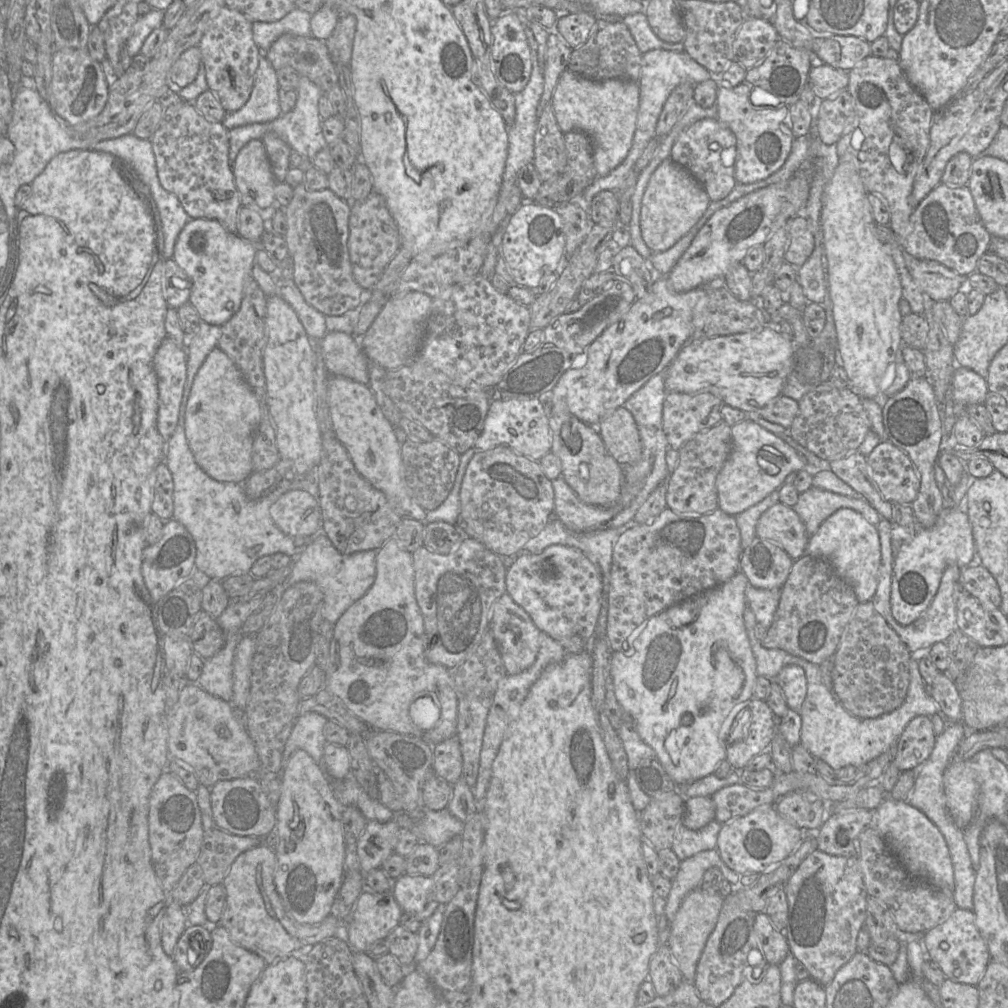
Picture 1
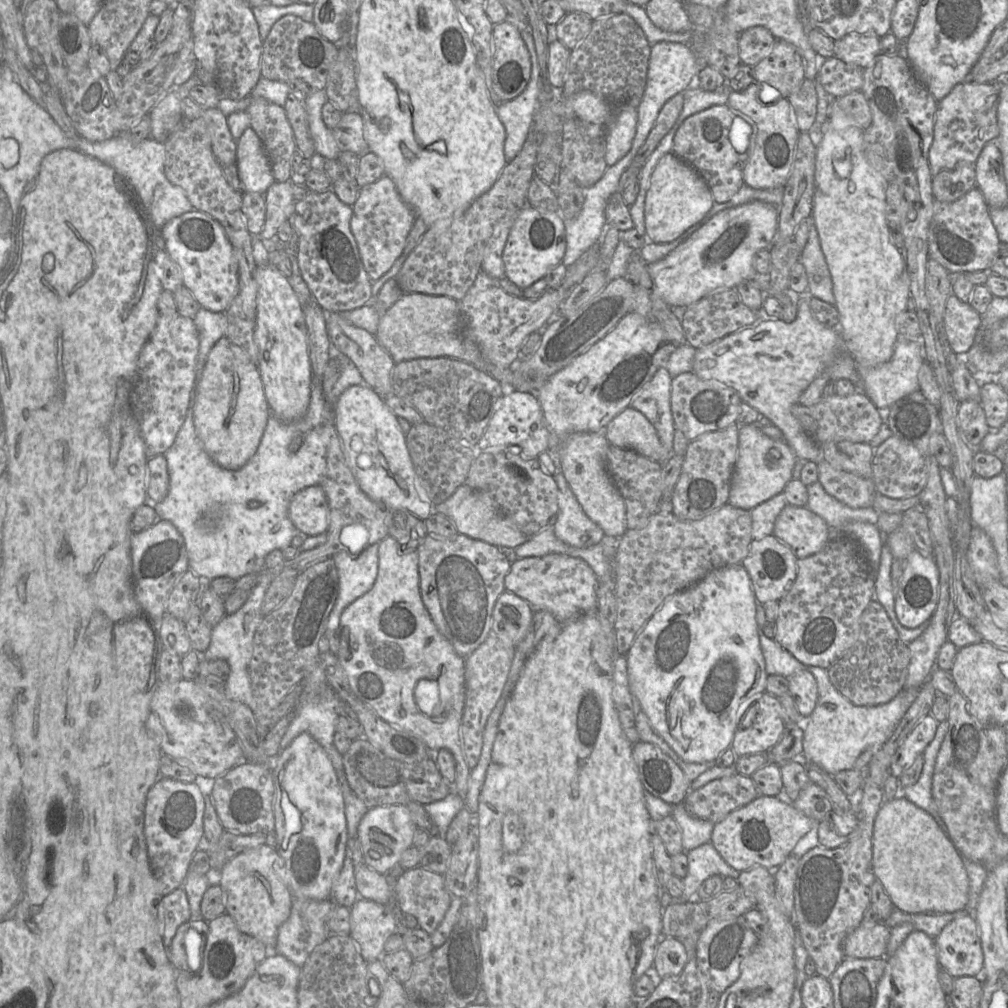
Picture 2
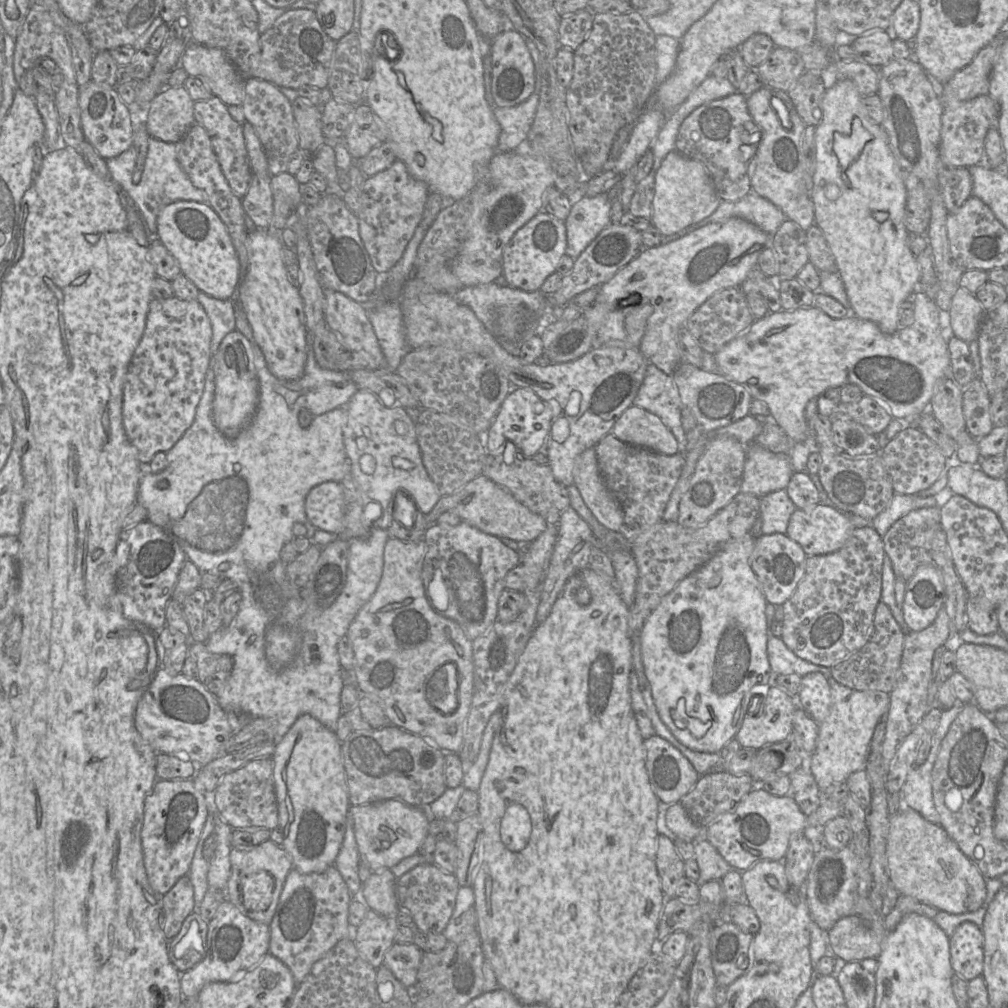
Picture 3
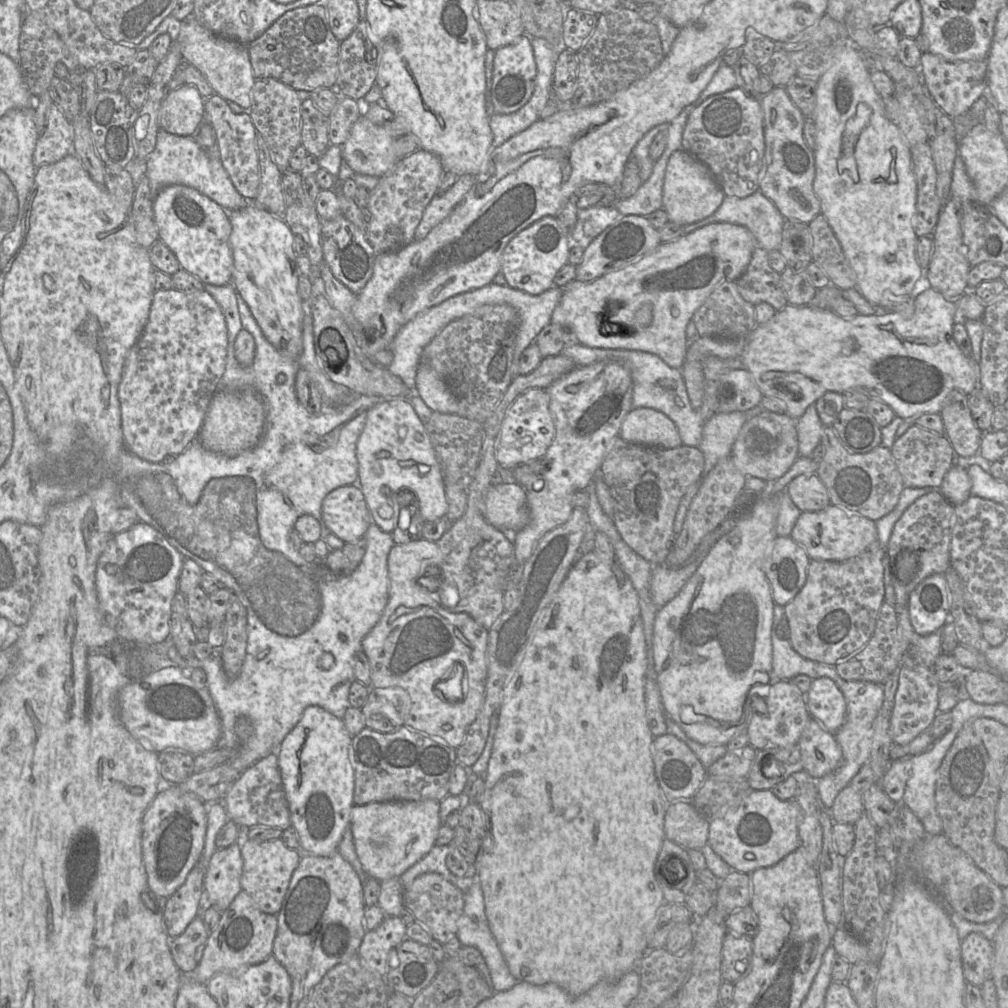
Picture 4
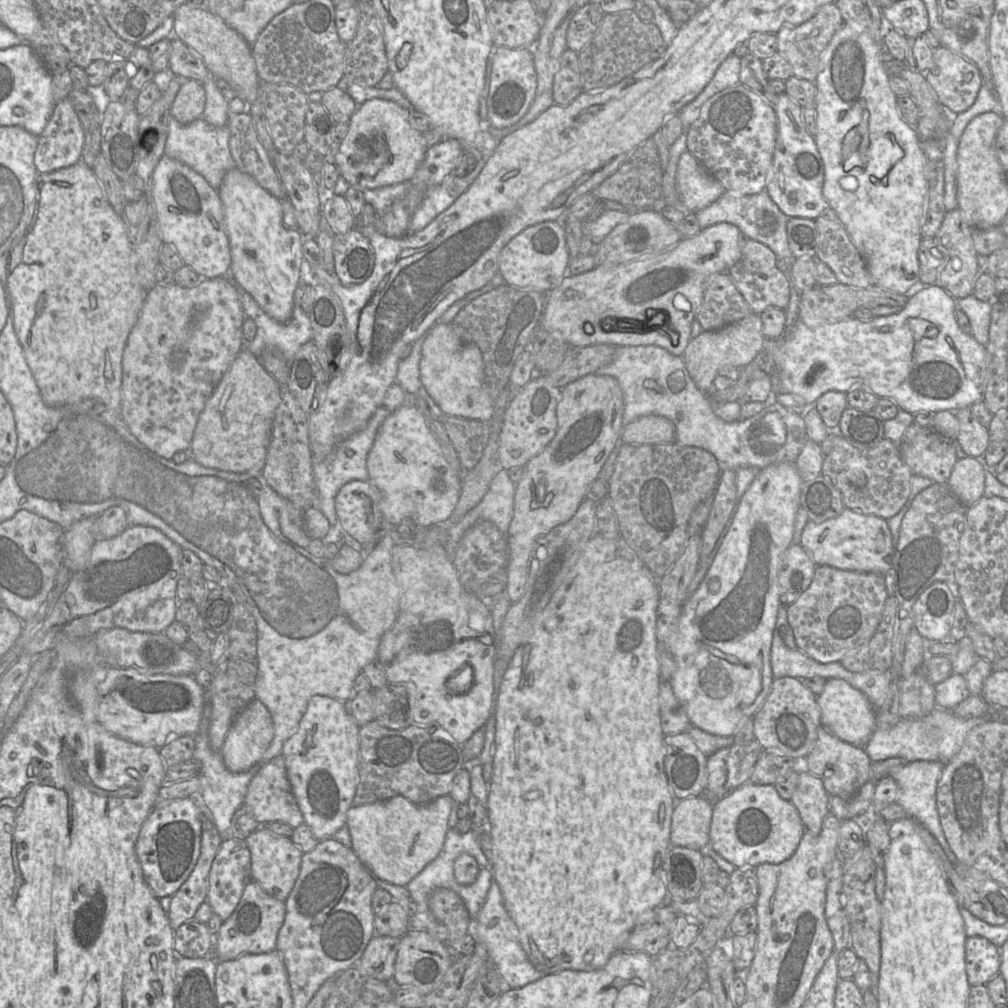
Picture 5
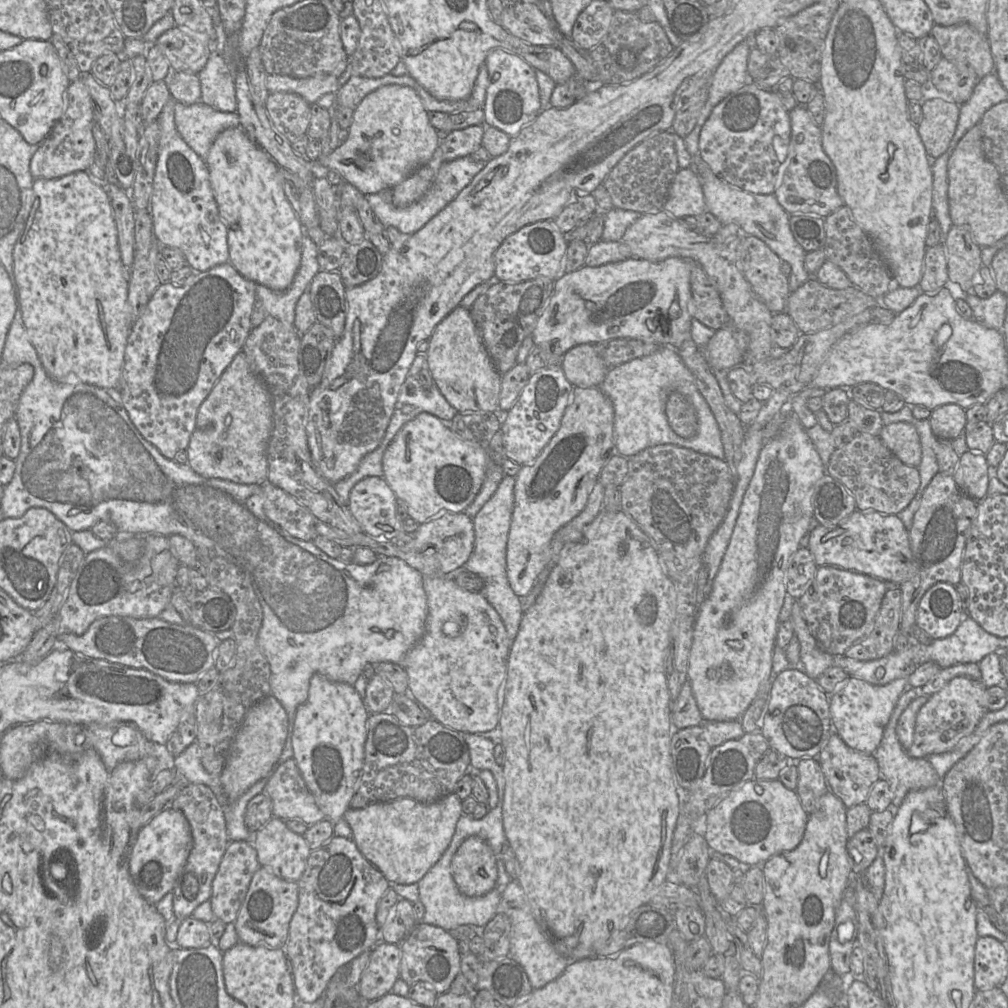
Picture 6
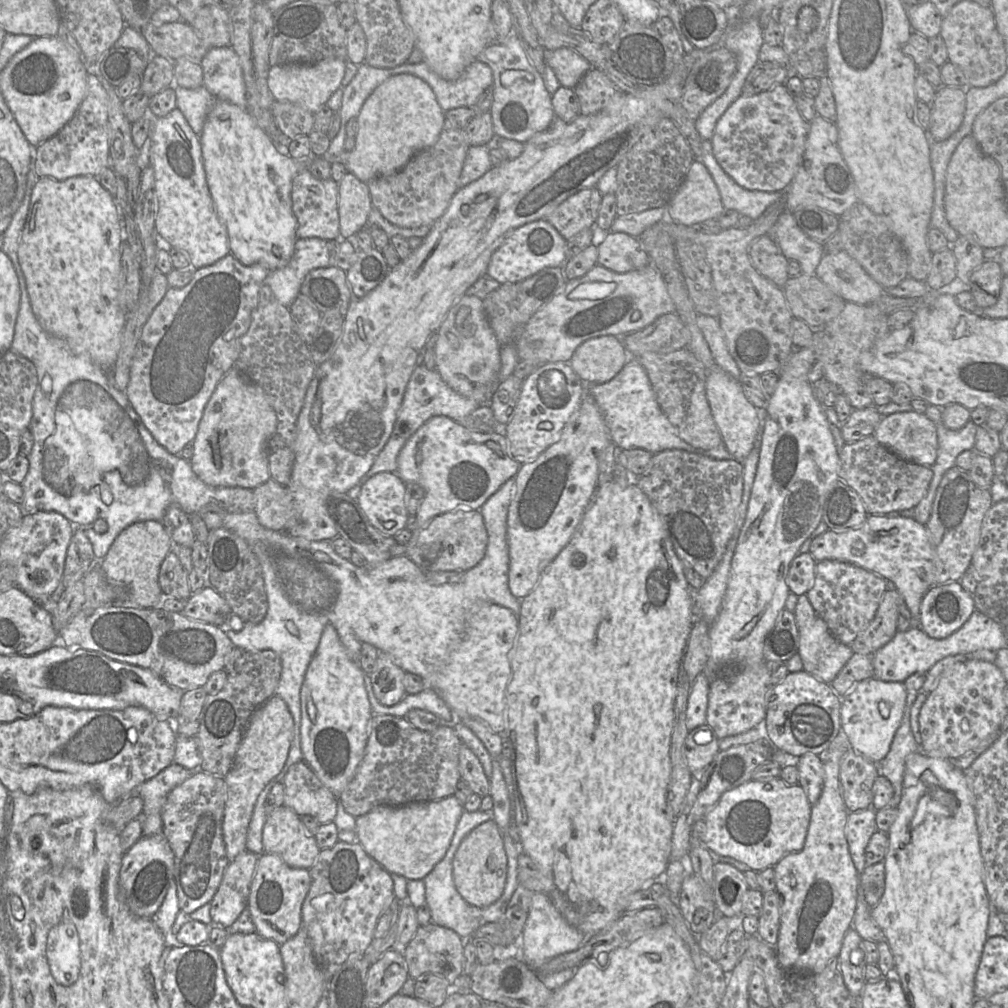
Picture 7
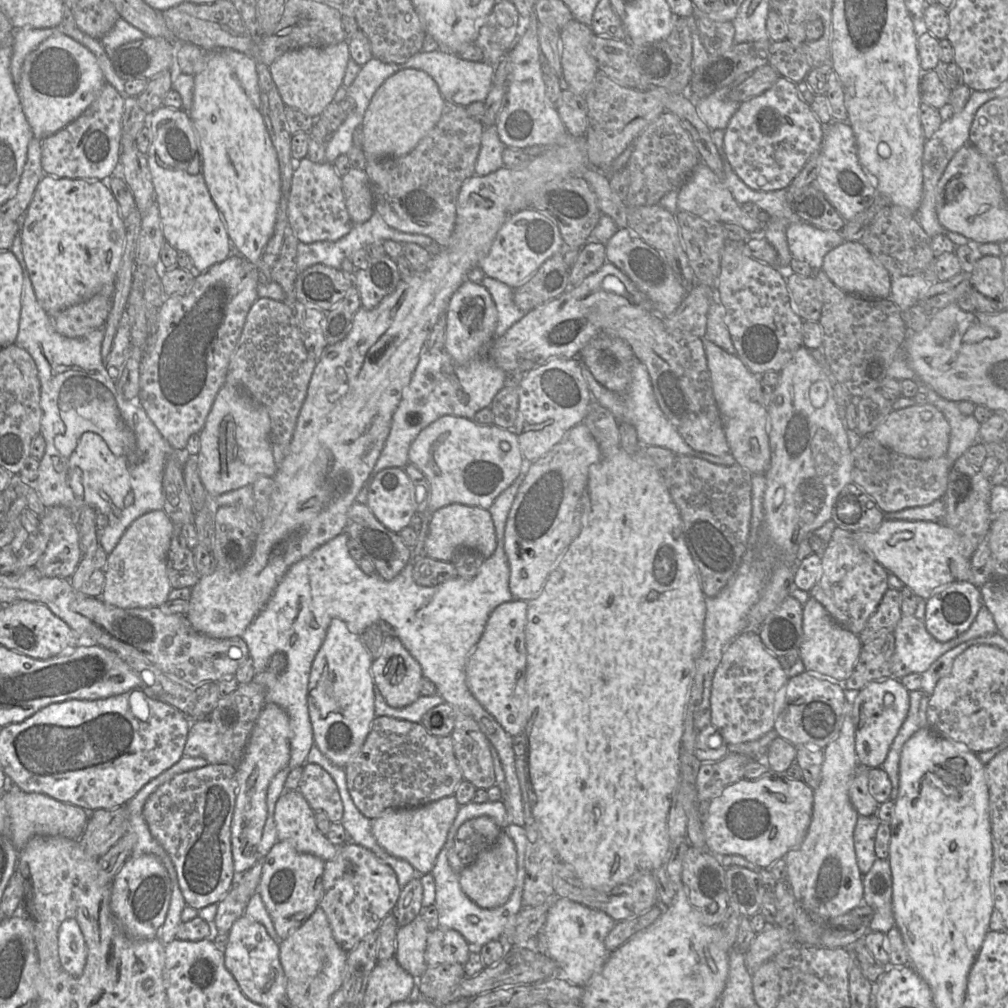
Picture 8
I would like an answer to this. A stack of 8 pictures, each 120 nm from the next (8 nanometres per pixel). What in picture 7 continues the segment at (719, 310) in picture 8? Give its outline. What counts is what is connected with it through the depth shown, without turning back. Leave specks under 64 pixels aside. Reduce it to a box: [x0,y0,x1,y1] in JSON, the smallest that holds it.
[696,314,741,379]

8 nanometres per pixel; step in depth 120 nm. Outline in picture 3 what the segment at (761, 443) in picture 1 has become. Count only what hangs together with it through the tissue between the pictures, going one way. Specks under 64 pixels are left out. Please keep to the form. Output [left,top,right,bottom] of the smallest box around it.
[740,442,793,497]

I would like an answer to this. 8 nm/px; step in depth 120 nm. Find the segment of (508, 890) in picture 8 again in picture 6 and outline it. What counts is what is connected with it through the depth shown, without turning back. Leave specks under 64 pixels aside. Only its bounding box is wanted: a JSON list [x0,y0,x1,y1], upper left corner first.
[451,836,498,897]

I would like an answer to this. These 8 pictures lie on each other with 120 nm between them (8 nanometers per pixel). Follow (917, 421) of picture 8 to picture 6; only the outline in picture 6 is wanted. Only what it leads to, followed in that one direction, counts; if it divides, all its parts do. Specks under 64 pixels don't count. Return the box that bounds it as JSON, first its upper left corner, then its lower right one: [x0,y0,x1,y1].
[879,422,921,467]

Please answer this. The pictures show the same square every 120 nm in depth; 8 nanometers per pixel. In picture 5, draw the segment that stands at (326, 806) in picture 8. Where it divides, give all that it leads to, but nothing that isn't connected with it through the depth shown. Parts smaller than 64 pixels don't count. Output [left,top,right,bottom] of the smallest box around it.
[244,753,304,828]

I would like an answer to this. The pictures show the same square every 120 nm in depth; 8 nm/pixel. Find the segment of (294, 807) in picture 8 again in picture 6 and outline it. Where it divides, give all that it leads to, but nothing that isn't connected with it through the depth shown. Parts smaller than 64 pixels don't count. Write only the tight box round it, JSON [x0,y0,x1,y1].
[251,817,311,882]

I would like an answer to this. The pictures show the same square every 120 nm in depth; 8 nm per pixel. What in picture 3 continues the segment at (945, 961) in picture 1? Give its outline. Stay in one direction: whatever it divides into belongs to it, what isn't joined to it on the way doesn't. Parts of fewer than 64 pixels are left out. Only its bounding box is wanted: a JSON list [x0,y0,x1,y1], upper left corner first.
[949,921,984,980]

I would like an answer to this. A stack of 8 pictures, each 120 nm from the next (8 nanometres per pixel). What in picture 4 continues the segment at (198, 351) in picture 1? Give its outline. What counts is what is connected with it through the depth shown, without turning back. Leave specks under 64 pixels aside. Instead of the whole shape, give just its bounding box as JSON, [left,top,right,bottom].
[204,284,242,346]

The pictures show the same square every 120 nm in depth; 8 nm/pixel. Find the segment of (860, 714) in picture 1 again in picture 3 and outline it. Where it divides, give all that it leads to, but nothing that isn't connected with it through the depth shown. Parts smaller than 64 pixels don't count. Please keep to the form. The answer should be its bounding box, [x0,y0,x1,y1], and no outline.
[830,602,905,694]

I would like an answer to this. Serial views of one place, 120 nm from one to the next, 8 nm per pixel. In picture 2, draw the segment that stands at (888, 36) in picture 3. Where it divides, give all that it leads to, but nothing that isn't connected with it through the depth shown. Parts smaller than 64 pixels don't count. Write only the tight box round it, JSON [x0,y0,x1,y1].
[834,34,880,68]

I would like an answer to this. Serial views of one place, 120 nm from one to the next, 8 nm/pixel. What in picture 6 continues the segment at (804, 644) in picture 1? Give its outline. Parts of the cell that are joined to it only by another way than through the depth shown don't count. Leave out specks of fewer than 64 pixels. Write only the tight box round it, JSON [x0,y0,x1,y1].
[797,565,886,656]

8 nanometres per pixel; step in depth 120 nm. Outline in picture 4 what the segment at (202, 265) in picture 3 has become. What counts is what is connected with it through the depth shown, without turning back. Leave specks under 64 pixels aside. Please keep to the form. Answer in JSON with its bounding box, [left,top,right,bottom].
[153,185,234,284]

